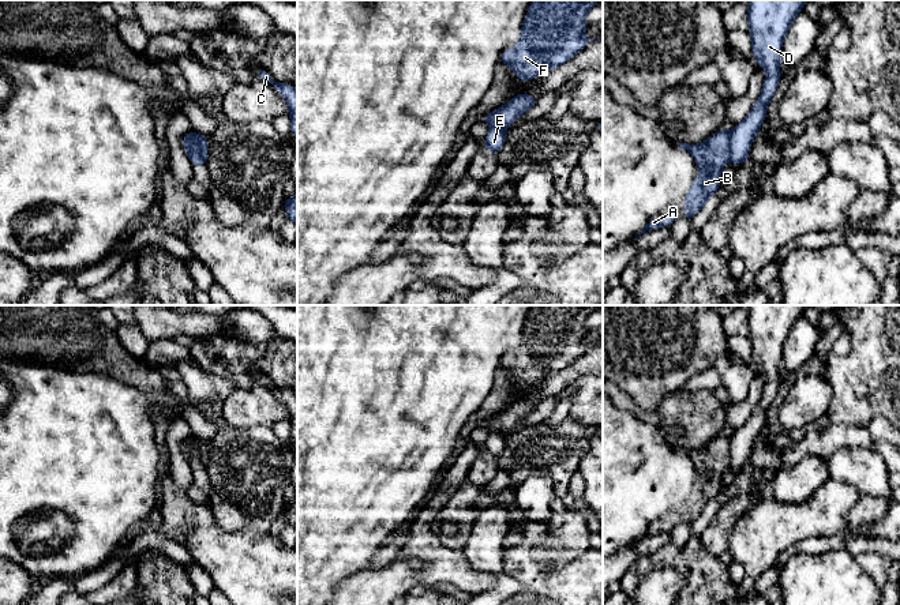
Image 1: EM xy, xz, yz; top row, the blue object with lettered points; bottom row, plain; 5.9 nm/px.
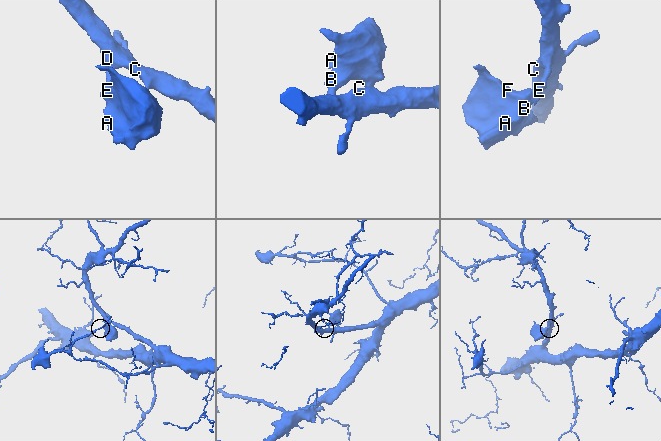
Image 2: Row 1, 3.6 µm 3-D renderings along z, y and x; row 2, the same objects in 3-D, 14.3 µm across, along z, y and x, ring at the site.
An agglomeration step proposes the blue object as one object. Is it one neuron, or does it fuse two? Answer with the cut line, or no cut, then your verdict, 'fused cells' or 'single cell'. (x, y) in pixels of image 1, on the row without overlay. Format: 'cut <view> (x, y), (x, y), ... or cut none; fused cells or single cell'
cut yz (730, 438), (730, 461), (727, 463); fused cells

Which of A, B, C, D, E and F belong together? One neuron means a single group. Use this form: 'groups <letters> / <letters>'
groups A B F / C D E

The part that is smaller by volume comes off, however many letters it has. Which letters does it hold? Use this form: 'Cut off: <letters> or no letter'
Cut off: A, B, F

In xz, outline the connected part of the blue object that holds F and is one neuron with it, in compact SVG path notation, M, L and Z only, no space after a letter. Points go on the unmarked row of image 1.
M533 305L522 328L515 352L507 353L500 368L528 387L551 373L567 368L596 342L586 345L584 338L586 317L599 305Z

